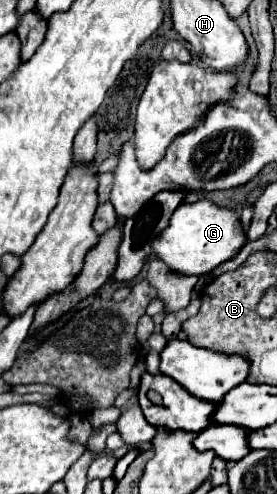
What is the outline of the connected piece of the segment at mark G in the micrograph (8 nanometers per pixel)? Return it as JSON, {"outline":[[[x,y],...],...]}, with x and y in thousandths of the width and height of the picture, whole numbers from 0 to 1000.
{"outline":[[[718,405],[704,413],[646,413],[625,429],[610,457],[574,470],[574,478],[545,490],[545,514],[588,526],[625,551],[675,555],[675,559],[733,559],[762,551],[798,530],[841,522],[870,498],[892,490],[863,437],[827,425],[776,417],[755,405]]]}

